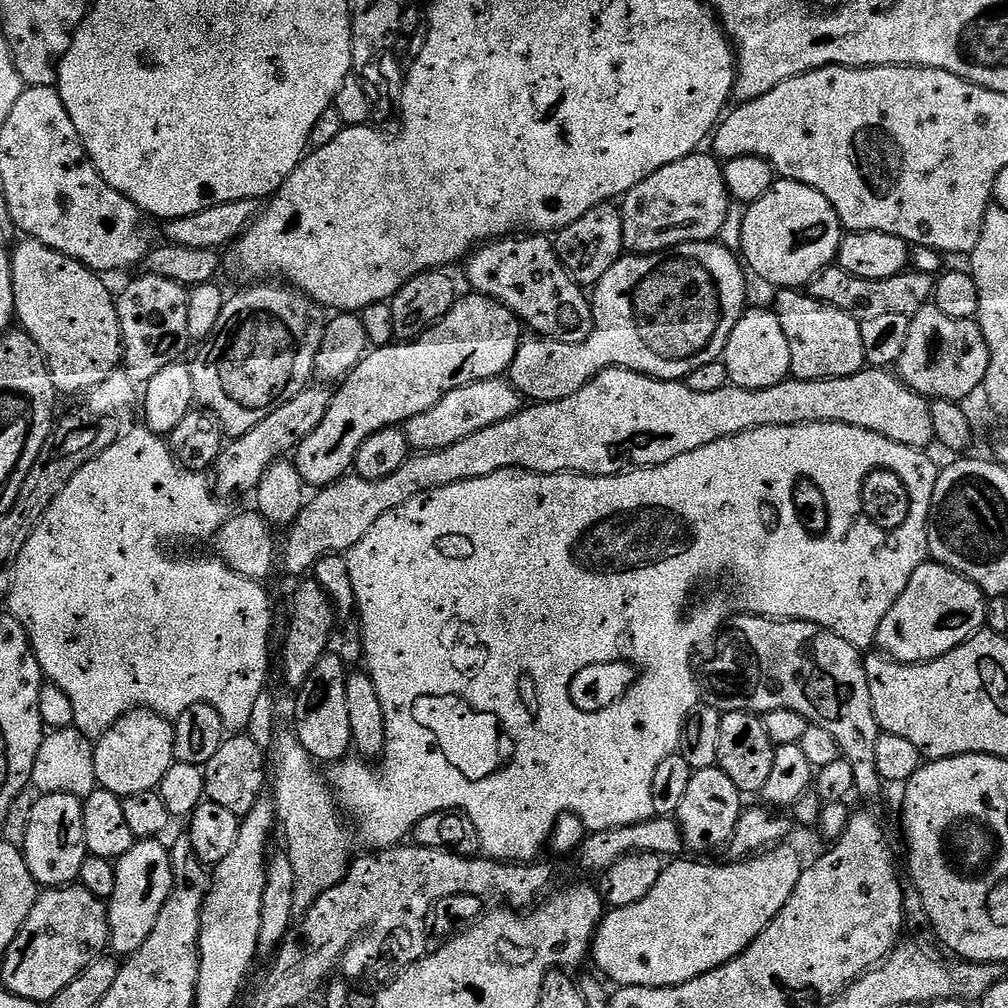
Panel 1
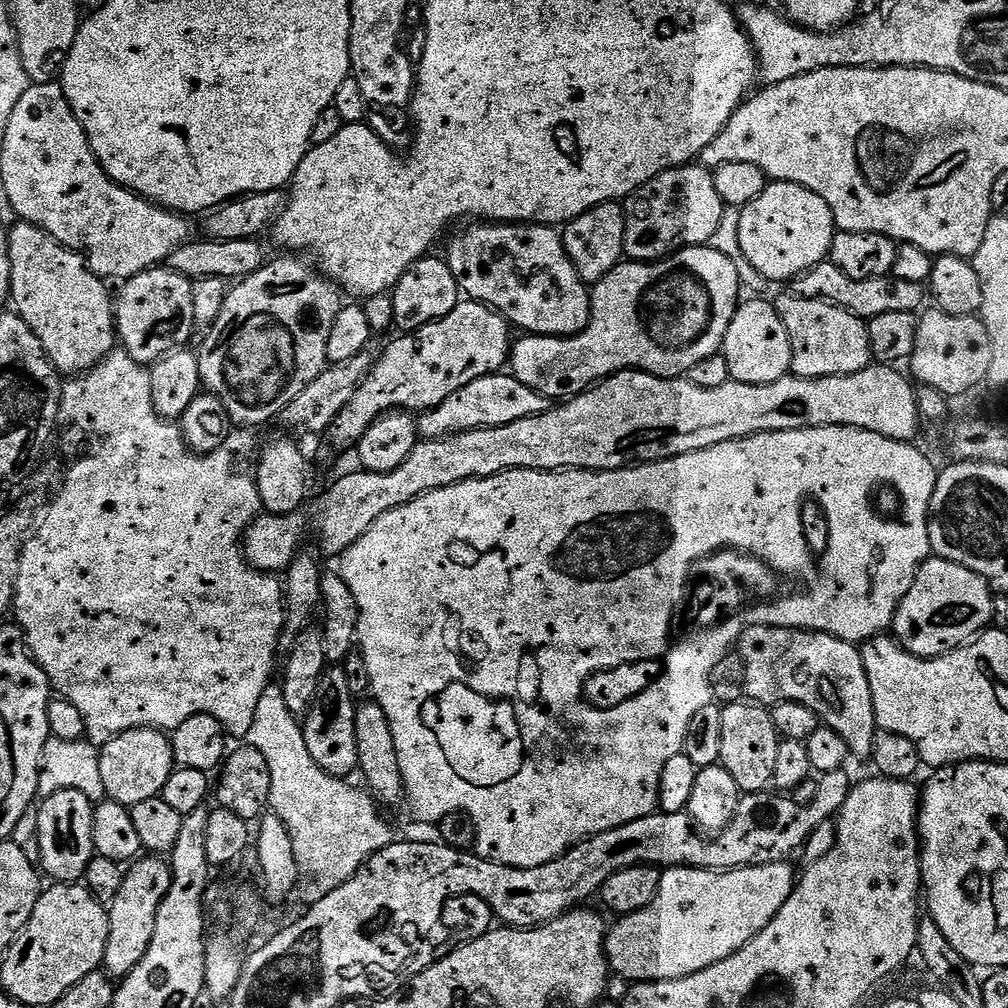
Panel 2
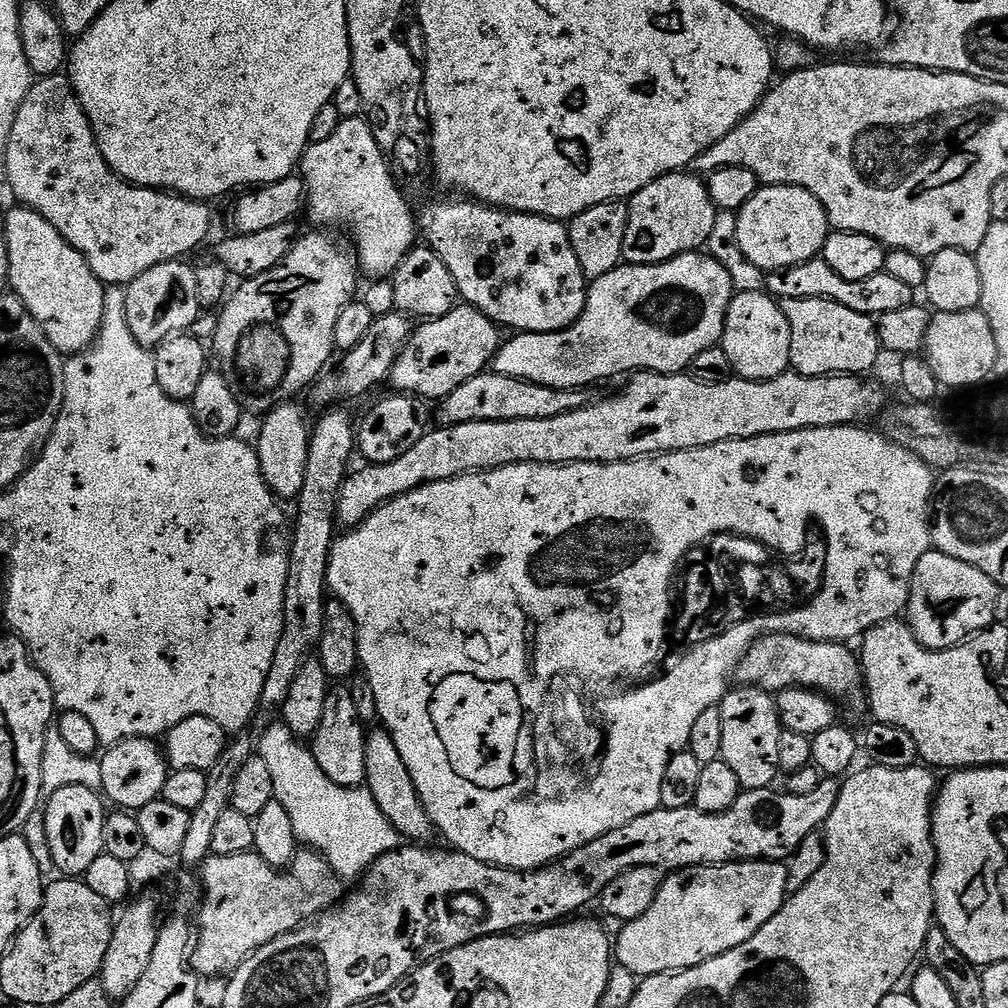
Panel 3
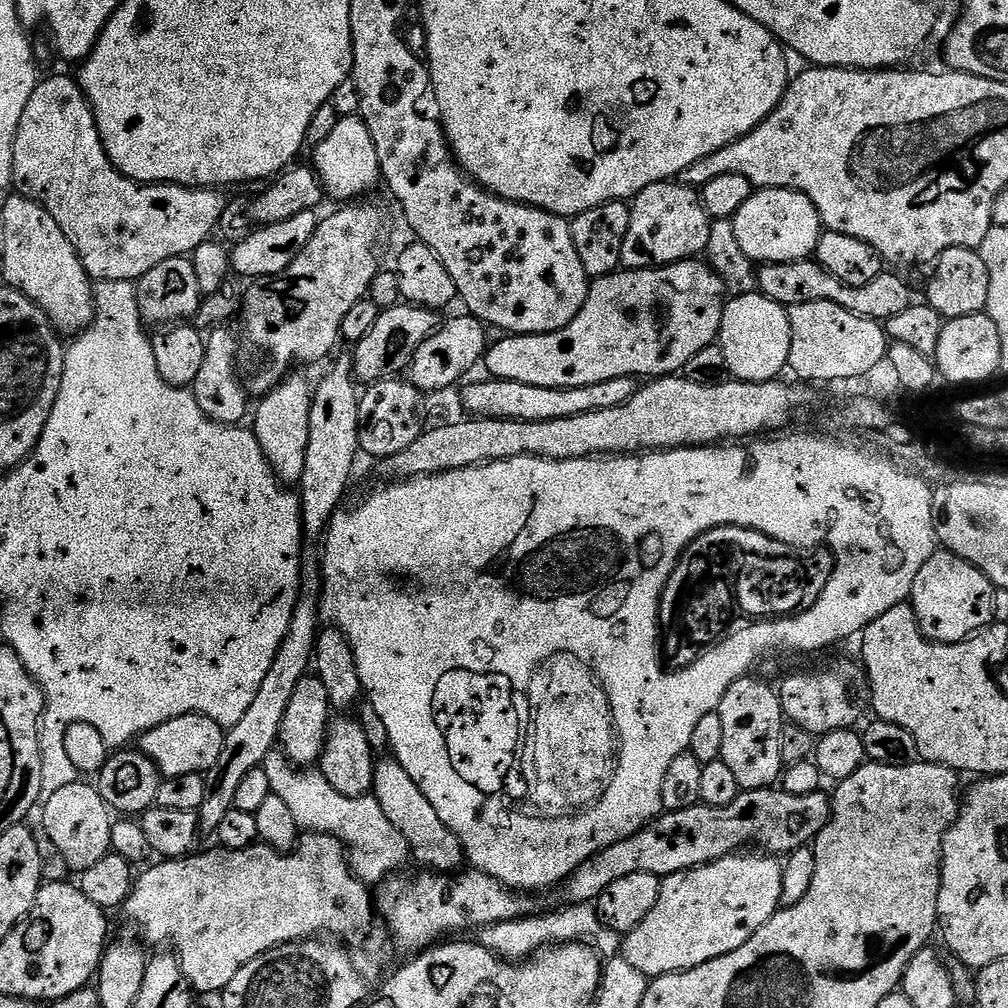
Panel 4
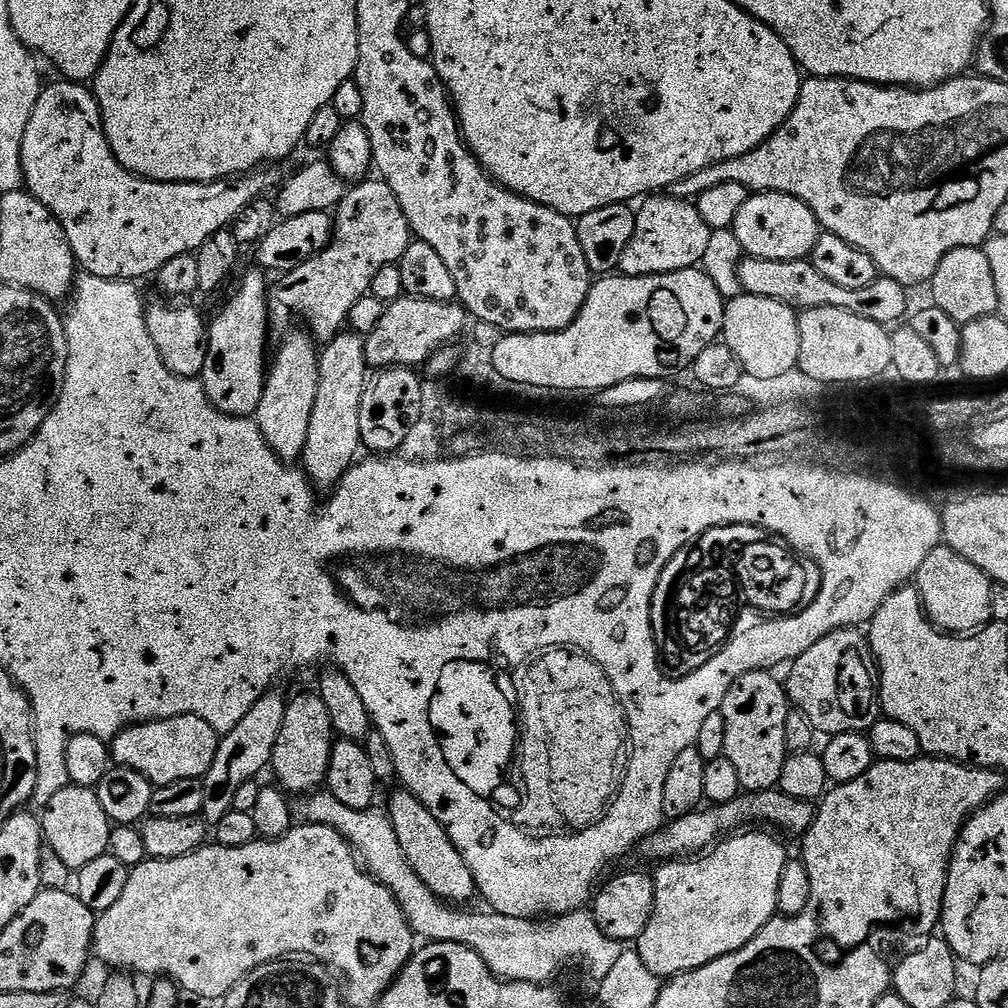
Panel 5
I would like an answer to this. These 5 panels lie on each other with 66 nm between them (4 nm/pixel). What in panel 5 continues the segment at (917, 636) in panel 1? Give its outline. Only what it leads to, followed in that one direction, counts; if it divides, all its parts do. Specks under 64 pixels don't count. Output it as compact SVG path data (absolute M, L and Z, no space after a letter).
M937 546L930 554L926 554L926 562L916 571L914 587L920 591L920 601L924 603L924 612L935 627L945 634L971 634L984 627L992 620L990 614L990 594L993 581L974 562L966 562L962 554L958 554L947 546Z

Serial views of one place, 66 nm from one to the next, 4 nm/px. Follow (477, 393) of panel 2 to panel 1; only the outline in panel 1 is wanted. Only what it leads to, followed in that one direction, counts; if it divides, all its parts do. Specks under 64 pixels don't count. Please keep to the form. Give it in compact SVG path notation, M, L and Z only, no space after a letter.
M496 377L492 380L477 380L464 387L450 390L430 410L410 418L403 425L408 435L408 447L417 453L436 452L440 448L454 446L454 442L481 432L486 426L497 424L508 417L515 416L523 407L520 393L506 378Z

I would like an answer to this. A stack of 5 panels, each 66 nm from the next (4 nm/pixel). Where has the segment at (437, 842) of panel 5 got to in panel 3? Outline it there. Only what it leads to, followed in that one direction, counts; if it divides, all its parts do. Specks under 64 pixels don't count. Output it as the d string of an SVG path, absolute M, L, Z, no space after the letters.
M373 727L367 733L364 779L368 792L374 794L374 802L378 802L382 814L390 818L390 822L399 830L405 841L431 841L428 839L434 836L433 822L426 814L424 804L414 786L414 778L410 778L410 770L406 770L406 762L402 762L402 754L398 754L398 746L394 746L394 738L383 727Z

